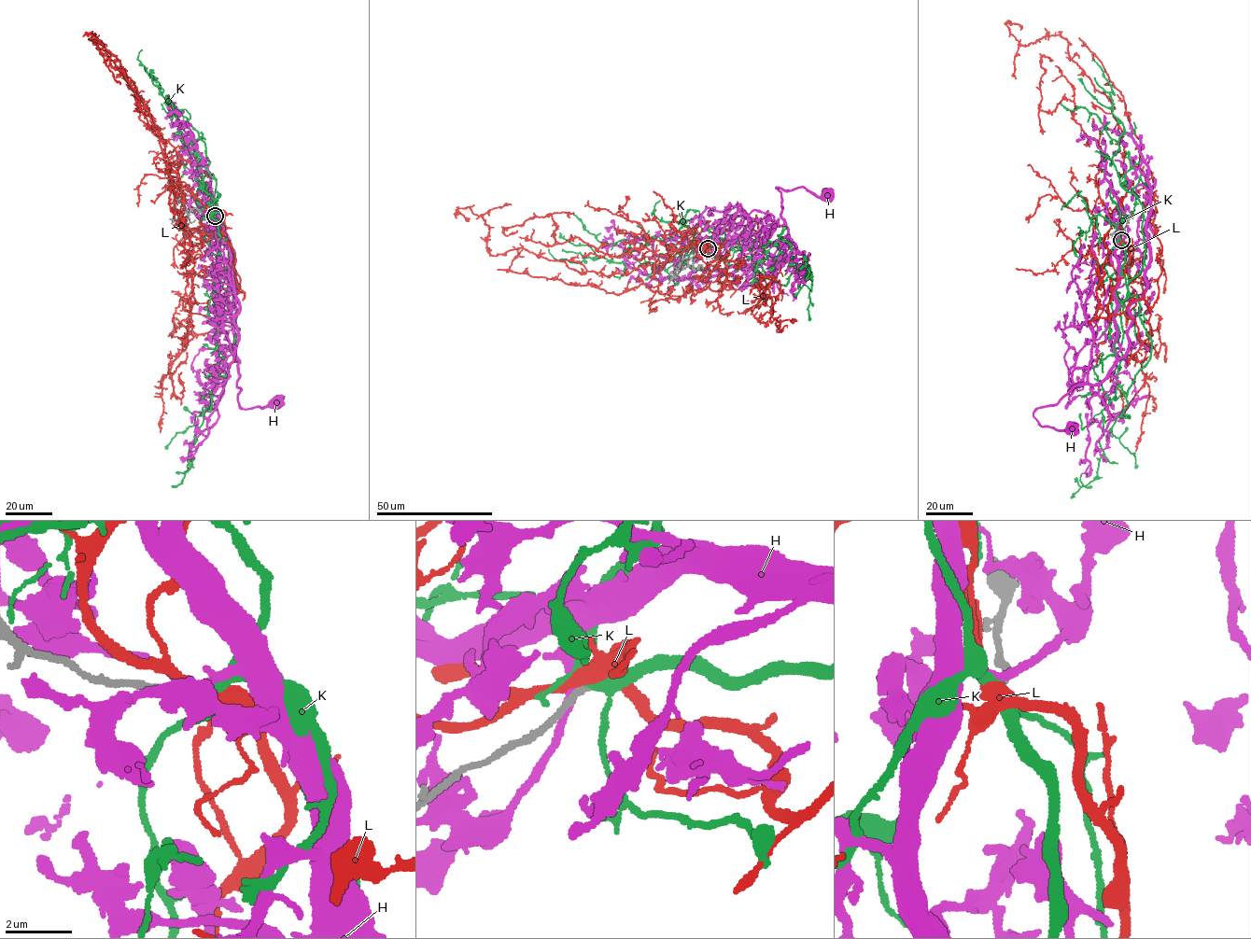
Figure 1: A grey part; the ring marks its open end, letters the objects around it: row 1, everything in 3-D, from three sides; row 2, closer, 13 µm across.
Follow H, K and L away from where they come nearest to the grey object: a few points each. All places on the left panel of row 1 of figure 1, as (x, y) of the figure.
H: (213, 215), (232, 251), (232, 349), (239, 362), (236, 386), (242, 388), (238, 402), (244, 409), (275, 405)
K: (216, 216), (231, 247), (215, 333), (225, 361), (203, 398), (188, 469), (171, 486)
L: (216, 216), (243, 292), (222, 212), (177, 189), (144, 101), (134, 94), (137, 109), (106, 59), (120, 60)

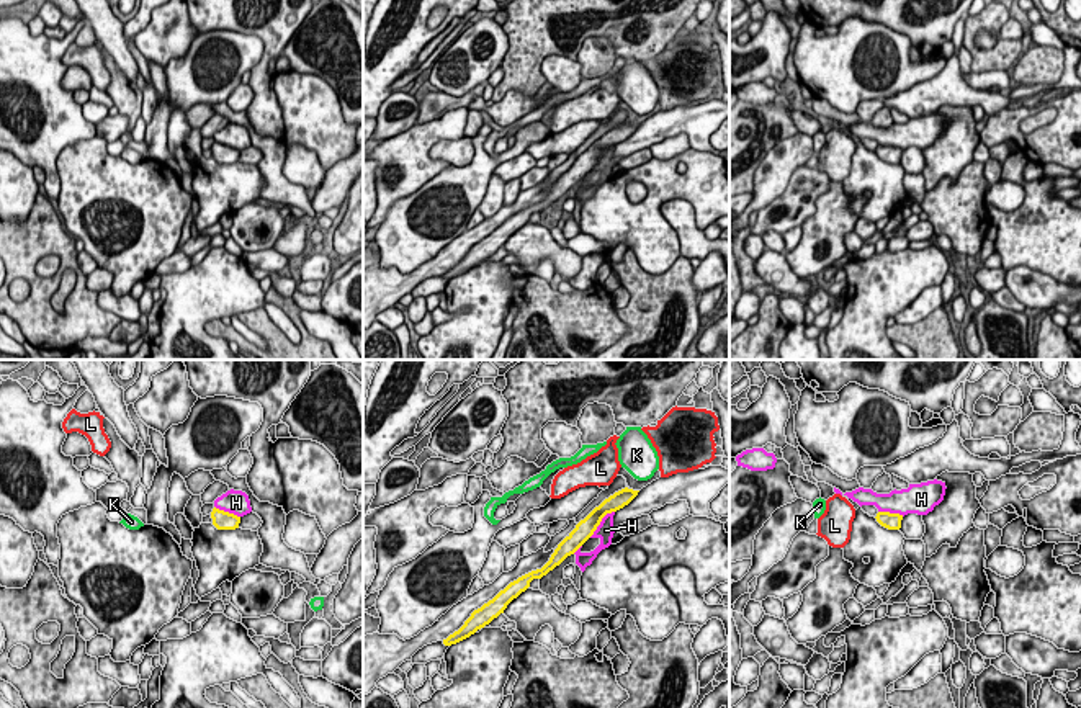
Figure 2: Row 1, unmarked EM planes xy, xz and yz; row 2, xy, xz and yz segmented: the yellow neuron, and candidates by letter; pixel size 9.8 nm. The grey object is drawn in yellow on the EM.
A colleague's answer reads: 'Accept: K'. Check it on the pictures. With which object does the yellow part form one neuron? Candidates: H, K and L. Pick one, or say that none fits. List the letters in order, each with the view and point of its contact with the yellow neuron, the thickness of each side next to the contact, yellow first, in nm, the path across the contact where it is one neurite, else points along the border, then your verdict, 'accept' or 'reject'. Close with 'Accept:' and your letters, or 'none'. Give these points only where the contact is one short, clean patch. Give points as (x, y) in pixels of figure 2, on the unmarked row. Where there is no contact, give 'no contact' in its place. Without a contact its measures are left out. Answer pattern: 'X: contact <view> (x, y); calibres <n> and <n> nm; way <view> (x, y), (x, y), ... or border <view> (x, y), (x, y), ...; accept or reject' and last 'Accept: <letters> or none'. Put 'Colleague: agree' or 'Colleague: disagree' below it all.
H: contact xz (601, 154); calibres 180 and 160 nm; reject
K: no contact; reject
L: no contact; accept
Accept: L
Colleague: disagree

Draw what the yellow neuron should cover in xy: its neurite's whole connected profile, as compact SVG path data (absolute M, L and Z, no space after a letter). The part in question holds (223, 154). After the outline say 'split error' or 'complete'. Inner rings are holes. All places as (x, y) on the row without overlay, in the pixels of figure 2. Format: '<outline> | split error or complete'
M216 141L211 146L211 152L213 152L213 159L218 164L235 164L239 162L239 157L240 157L240 150L219 144Z | complete

